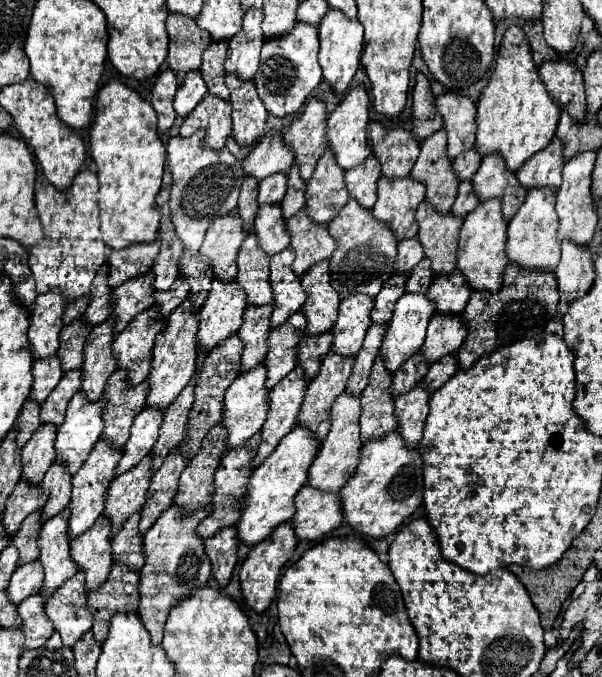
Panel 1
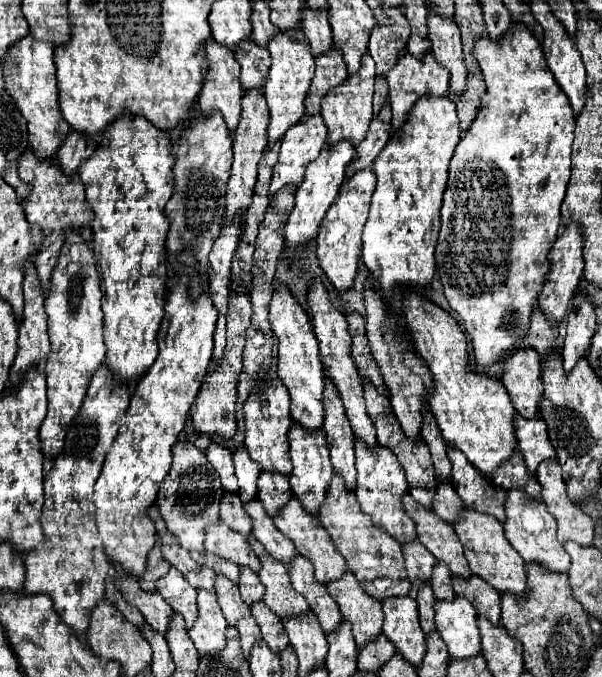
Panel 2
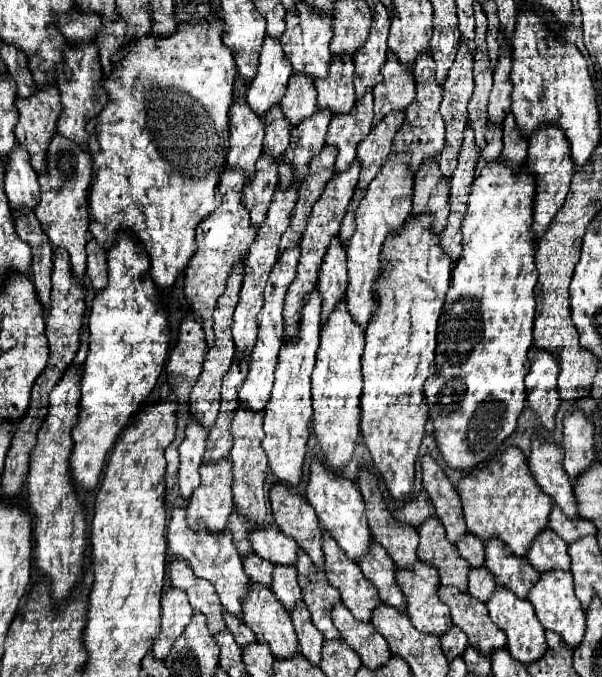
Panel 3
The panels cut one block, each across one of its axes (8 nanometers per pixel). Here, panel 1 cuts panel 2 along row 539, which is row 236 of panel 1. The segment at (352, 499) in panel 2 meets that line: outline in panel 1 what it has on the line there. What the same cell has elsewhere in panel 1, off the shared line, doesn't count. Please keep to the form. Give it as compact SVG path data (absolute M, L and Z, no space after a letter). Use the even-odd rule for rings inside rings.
M348 200L348 204L340 210L340 214L328 224L330 236L336 240L336 250L330 258L330 284L344 300L350 294L366 294L376 296L382 284L394 272L394 258L398 240L386 224L374 220L370 210L360 208L356 200Z

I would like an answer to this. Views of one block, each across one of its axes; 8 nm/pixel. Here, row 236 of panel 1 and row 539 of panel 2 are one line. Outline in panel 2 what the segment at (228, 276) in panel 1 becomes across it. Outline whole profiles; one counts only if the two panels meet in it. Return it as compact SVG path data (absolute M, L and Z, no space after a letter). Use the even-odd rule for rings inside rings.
M216 522L204 528L206 530L206 540L204 548L224 560L232 560L240 566L250 566L254 572L262 568L258 556L250 550L250 544L246 538L232 528L228 528L224 522Z

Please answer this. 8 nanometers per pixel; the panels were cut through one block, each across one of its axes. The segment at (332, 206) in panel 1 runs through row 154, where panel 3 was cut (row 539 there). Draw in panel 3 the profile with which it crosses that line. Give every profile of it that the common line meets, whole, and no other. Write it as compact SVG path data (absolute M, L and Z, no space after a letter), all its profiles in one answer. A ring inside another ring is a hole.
M324 530L322 536L324 550L324 572L328 582L340 590L340 596L348 610L360 622L370 622L372 610L380 604L378 592L372 582L362 574L360 566L346 558L344 550L332 540L332 536Z

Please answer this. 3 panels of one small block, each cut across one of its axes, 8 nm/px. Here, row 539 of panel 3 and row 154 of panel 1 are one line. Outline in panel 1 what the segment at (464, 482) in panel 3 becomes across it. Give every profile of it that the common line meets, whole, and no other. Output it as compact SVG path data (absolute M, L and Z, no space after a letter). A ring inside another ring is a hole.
M510 26L504 34L496 58L496 68L488 86L482 90L476 108L476 152L480 156L500 154L512 172L516 172L526 160L530 160L530 156L552 142L560 110L548 96L548 90L538 76L538 68L532 62L530 44L520 26Z

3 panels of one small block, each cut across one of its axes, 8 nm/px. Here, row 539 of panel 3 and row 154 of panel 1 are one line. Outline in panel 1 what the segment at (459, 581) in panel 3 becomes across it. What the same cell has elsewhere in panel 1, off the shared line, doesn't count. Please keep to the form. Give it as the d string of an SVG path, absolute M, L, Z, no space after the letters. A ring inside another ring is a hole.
M438 130L434 136L426 138L420 146L420 156L410 172L412 178L426 186L426 200L440 214L448 214L454 198L458 180L452 170L452 162L446 154L446 132Z

